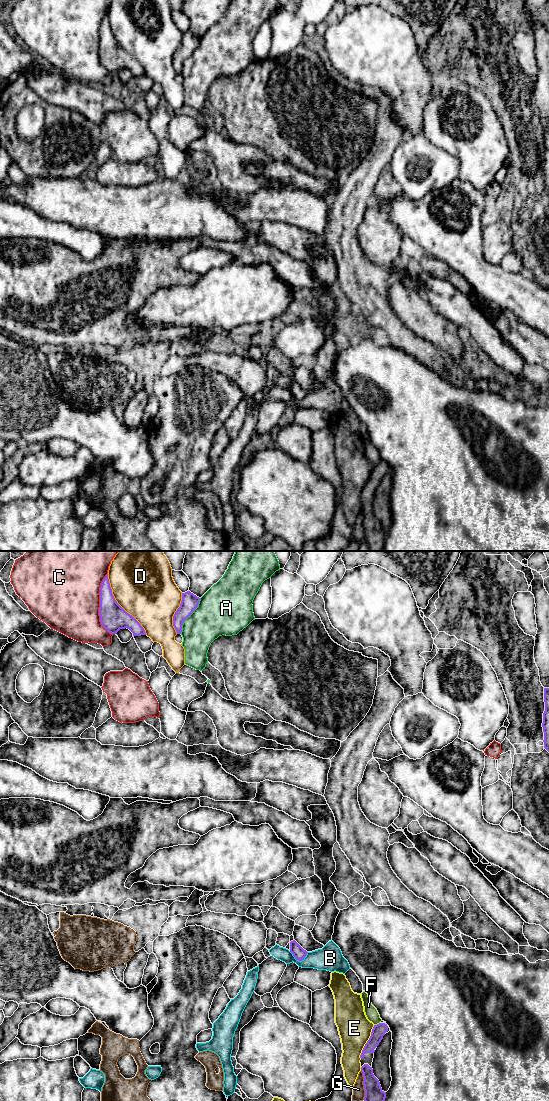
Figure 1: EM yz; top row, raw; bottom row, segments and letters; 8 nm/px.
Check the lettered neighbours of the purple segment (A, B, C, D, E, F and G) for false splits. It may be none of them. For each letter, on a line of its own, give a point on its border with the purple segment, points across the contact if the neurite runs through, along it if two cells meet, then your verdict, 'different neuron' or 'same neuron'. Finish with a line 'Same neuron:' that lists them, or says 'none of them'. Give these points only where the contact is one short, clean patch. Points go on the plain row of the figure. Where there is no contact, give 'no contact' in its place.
A: yz (189, 55) | different neuron
B: yz (299, 400) | across yz (299, 393), (299, 400), (330, 398) | same neuron
C: yz (100, 44) | different neuron
D: yz (119, 45) | different neuron
E: yz (367, 482) | different neuron
F: yz (377, 464) | different neuron
G: yz (363, 524) | different neuron
Same neuron: B

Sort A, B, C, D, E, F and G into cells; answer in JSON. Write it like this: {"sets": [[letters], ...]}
{"sets": [["A"], ["B"], ["C"], ["D"], ["E"], ["F"], ["G"]]}

